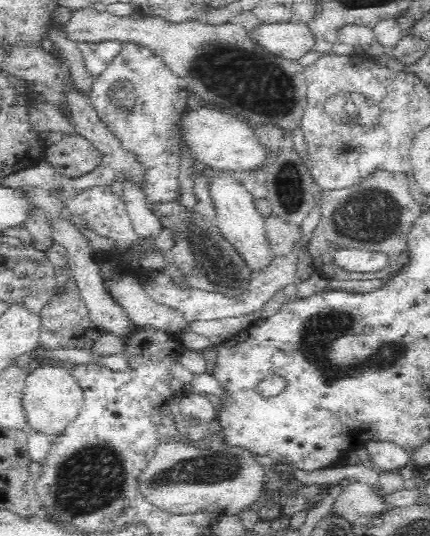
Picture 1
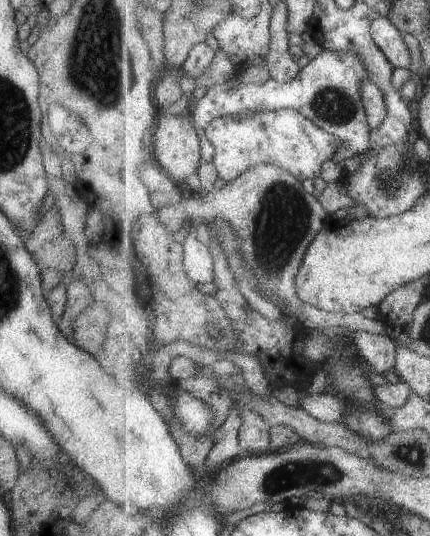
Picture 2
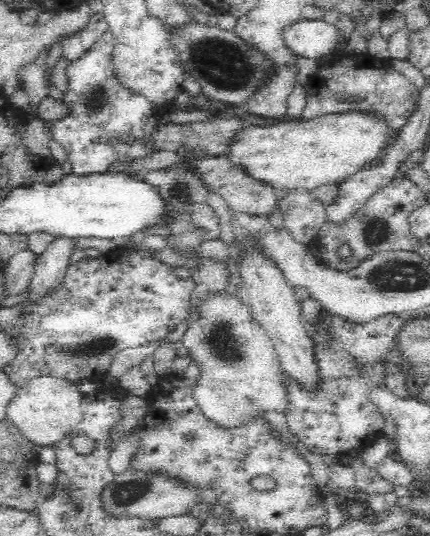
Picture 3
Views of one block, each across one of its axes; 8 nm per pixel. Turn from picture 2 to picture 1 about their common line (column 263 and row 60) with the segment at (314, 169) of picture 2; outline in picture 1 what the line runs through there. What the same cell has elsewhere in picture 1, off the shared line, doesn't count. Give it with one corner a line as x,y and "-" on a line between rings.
135,44
122,46
121,52
110,61
106,70
94,78
90,94
87,95
88,102
96,109
97,115
108,127
108,131
115,136
130,156
134,156
134,159
142,164
144,174
140,185
152,212
154,207
173,203
179,198
178,174
180,174
181,148
171,126
178,120
179,114
188,109
186,106
188,95
186,82
170,71
161,56
152,53
145,45

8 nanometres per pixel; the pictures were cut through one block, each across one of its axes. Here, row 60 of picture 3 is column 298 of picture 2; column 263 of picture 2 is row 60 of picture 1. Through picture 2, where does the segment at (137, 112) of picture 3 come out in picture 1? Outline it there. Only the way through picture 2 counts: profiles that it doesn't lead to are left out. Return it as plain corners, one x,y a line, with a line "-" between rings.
106,40
98,43
78,43
78,49
83,56
86,69
96,78
106,70
110,61
122,50
124,44
116,40

